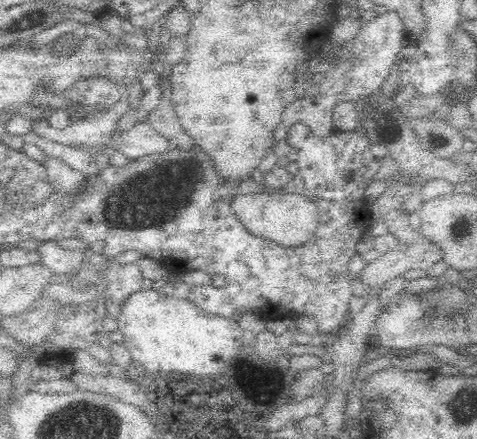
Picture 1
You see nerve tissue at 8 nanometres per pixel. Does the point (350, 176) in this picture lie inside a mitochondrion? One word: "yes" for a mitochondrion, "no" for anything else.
no

